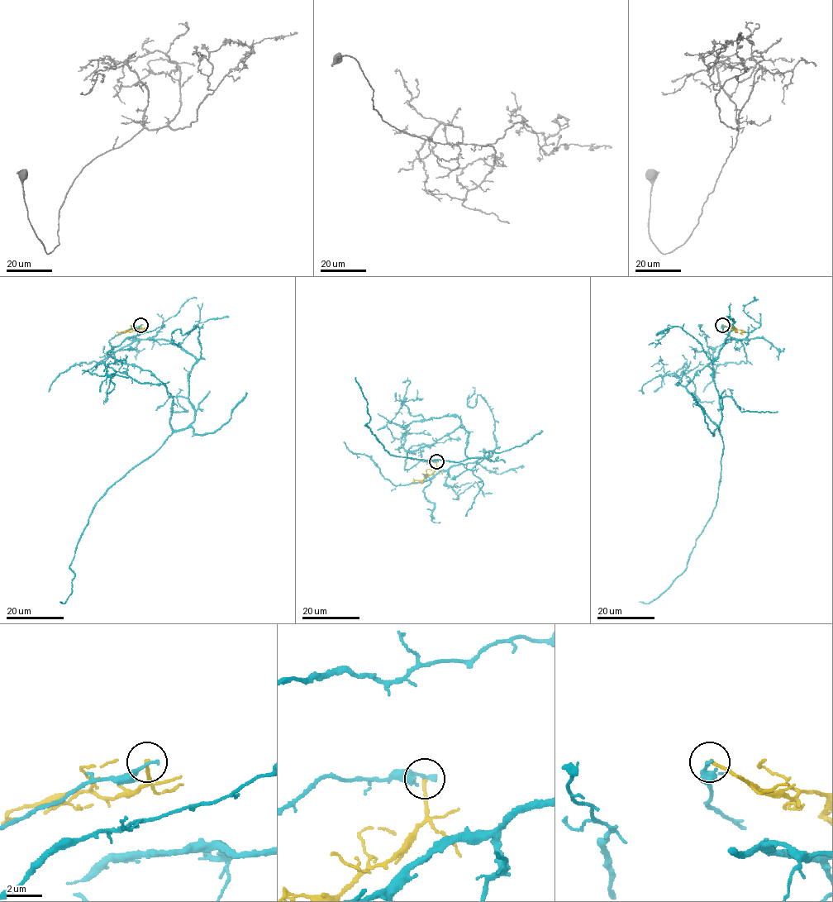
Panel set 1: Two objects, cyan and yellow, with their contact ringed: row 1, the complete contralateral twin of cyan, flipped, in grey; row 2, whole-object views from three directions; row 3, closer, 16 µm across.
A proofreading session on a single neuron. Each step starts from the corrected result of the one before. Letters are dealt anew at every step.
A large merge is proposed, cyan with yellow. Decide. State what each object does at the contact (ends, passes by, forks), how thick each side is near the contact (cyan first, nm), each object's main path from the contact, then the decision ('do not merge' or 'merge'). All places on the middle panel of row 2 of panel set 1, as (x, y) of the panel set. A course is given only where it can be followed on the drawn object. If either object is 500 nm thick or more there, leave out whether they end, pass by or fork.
cyan ends there; yellow ends there; 220 nm thick on the cyan side, 170 nm on the other; cyan runs (436, 461), (405, 467), (406, 451), (461, 425), (465, 455), (490, 461), (492, 451), (394, 485), (343, 441); yellow runs (436, 461), (436, 467), (430, 474), (411, 483); do not merge

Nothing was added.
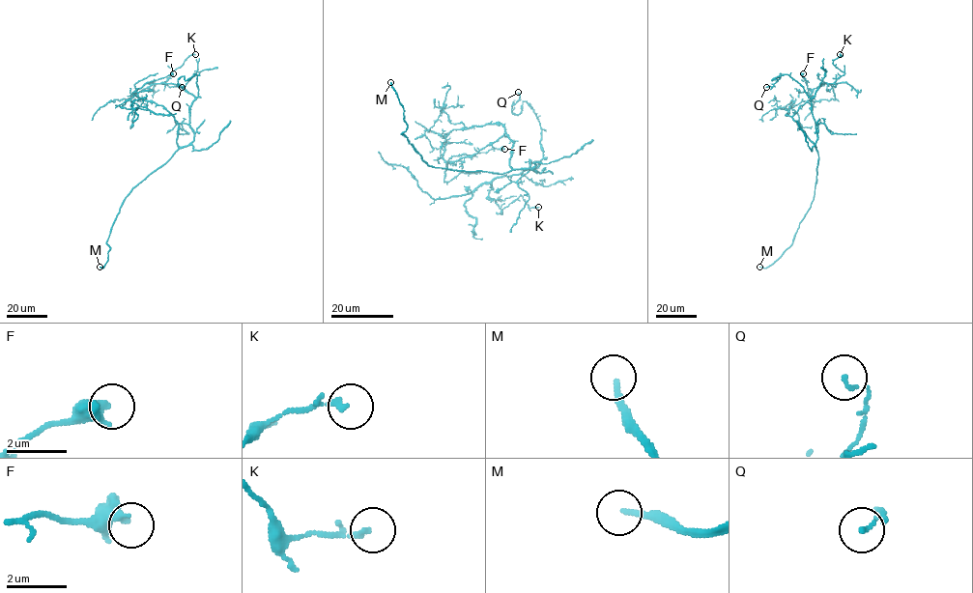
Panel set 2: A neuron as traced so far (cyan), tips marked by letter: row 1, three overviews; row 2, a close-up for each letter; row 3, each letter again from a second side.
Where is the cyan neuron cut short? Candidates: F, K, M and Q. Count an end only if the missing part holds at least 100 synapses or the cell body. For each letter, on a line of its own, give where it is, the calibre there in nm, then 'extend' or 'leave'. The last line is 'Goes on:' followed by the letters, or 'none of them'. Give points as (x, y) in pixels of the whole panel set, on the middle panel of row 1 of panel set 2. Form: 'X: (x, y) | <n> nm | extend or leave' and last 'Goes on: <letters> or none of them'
F: (504, 149) | 340 nm | leave
K: (538, 207) | 150 nm | leave
M: (390, 82) | 190 nm | extend
Q: (518, 92) | 110 nm | leave
Goes on: M

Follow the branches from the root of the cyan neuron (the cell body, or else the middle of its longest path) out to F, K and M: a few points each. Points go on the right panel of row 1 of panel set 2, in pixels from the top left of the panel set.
F: (815, 142), (815, 147), (792, 117), (798, 108), (811, 98), (812, 92), (803, 73)
K: (815, 142), (817, 135), (811, 99), (820, 84), (834, 83), (844, 74), (832, 63), (840, 54)
M: (815, 142), (818, 162), (811, 206), (792, 243), (772, 264), (759, 267)

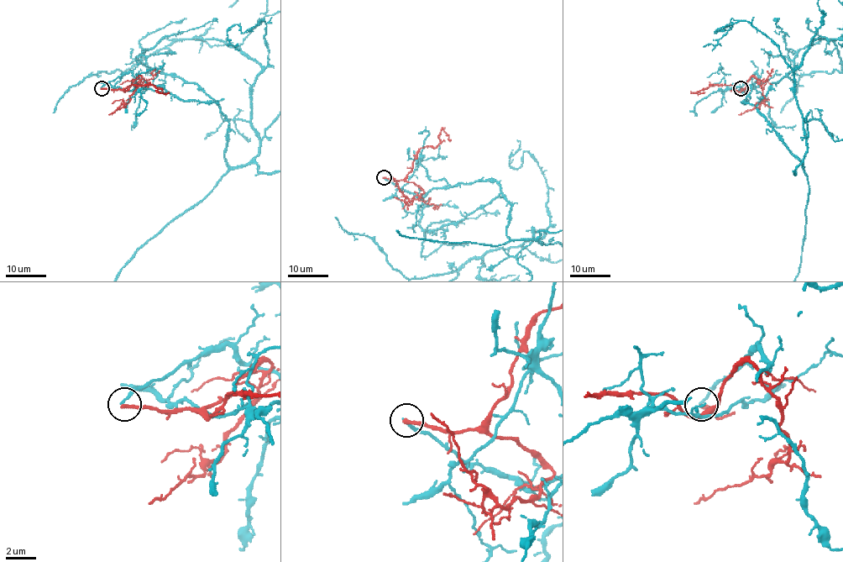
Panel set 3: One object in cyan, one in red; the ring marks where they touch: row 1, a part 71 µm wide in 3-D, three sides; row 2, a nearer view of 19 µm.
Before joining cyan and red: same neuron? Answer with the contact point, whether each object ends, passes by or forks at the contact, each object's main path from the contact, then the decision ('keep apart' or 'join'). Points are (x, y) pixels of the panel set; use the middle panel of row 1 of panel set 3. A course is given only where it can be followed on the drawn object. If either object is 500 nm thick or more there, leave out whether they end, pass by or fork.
(384, 177) | cyan ends | red ends | cyan via (384, 177), (417, 196), (494, 181), (506, 235), (541, 244), (533, 231), (407, 279), (335, 217) | red via (384, 177), (414, 182), (423, 192), (411, 202), (403, 194), (390, 175) | keep apart

